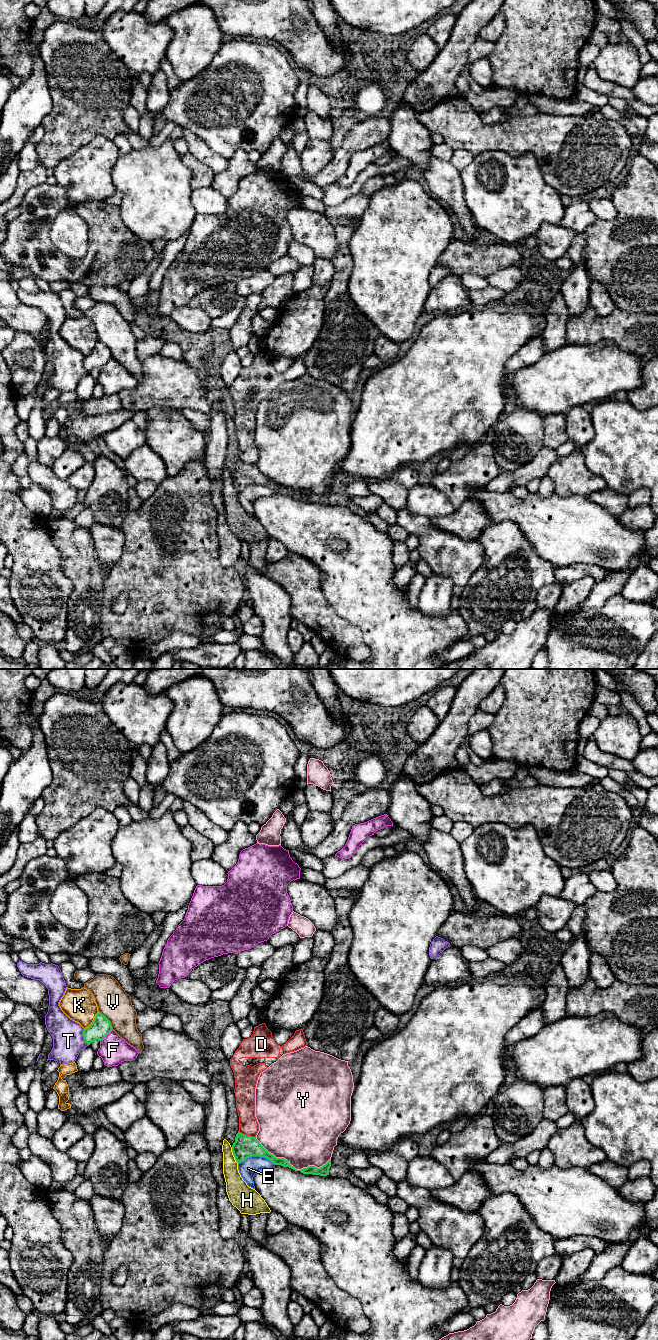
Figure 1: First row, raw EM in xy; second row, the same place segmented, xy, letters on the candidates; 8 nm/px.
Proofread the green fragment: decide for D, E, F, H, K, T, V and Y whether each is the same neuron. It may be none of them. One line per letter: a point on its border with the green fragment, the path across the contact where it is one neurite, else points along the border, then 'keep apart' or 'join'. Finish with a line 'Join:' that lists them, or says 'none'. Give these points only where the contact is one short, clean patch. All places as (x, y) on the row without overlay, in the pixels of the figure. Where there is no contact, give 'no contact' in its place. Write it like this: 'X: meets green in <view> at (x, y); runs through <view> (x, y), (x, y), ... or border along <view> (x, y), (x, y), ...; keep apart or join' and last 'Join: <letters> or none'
D: meets green in xy at (247, 464); border along xy (238, 459), (255, 465); keep apart
E: meets green in xy at (257, 483); keep apart
F: meets green in xy at (106, 363); keep apart
H: meets green in xy at (233, 482); keep apart
K: meets green in xy at (93, 349); keep apart
T: meets green in xy at (83, 364); keep apart
V: meets green in xy at (108, 348); keep apart
Y: meets green in xy at (292, 494); keep apart
Join: none

